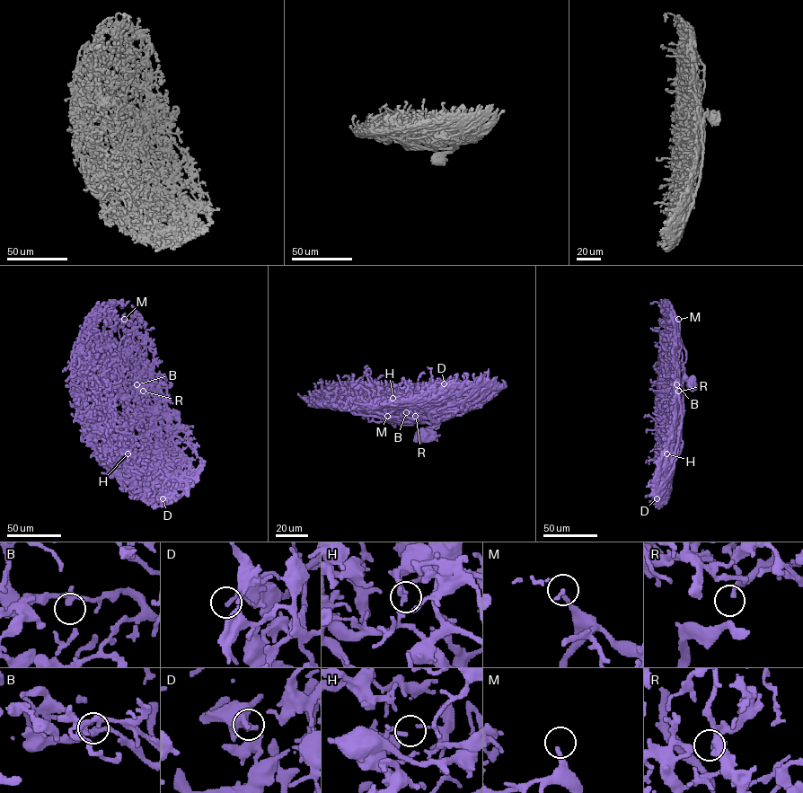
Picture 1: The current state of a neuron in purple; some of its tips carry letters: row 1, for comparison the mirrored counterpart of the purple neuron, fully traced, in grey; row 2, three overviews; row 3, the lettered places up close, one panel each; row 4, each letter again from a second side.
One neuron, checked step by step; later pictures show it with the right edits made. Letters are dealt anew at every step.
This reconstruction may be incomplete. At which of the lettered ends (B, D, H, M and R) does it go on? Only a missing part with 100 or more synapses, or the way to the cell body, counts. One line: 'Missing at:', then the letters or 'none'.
Missing at: M

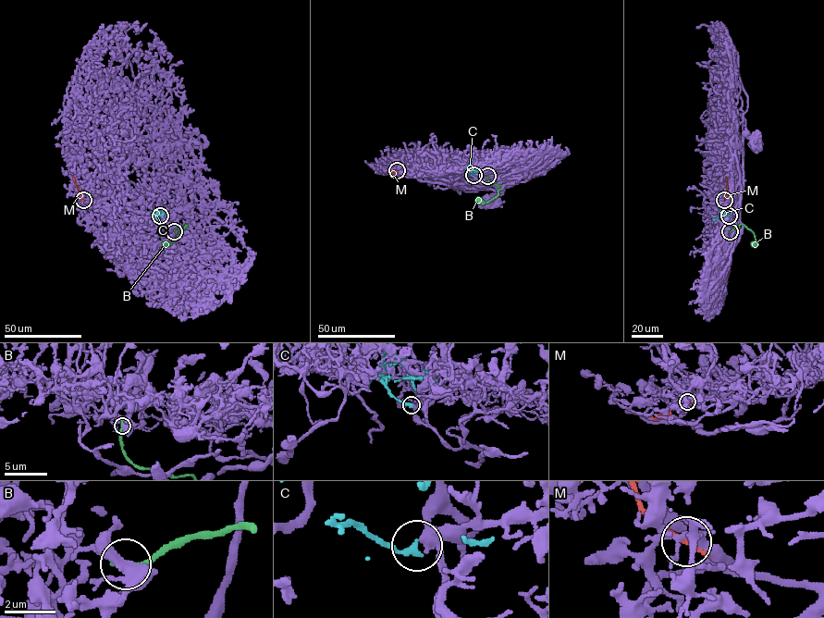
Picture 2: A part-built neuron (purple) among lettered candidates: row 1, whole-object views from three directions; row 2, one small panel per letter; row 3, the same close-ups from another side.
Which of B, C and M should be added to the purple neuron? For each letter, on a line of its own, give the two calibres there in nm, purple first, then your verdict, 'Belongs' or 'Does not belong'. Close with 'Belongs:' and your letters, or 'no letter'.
B: Thickness 380 nm (purple) against 220 nm. Does not belong
C: Thickness 340 nm (purple) against 280 nm. Belongs
M: Thickness 240 nm (purple) against 240 nm. Does not belong
Belongs: C

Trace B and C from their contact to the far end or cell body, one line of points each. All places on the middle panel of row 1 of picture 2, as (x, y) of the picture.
B: (487, 176), (490, 183), (501, 186), (498, 194), (486, 203), (476, 198)
C: (473, 176), (466, 170), (472, 159)

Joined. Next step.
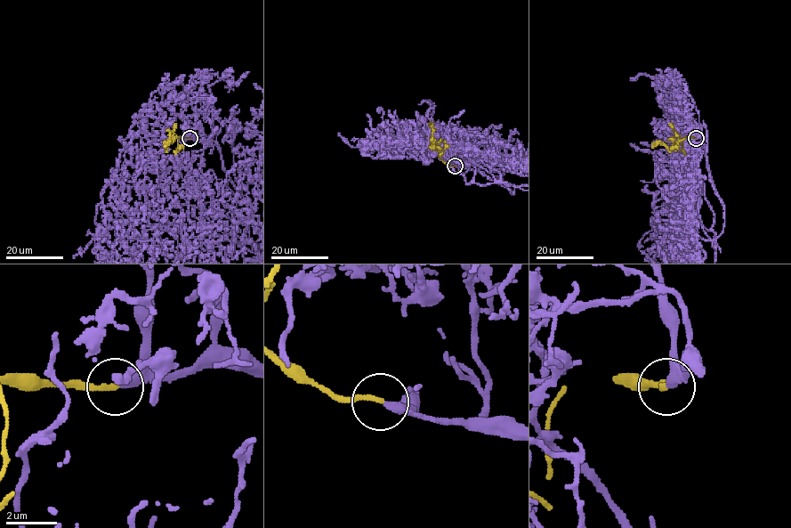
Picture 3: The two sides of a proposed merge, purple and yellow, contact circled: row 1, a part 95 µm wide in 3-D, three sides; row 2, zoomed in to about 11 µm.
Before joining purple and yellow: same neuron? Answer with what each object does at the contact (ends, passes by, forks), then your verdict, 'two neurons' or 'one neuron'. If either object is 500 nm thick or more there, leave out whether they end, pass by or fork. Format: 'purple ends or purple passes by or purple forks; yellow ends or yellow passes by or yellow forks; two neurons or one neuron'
purple ends; yellow ends; one neuron

